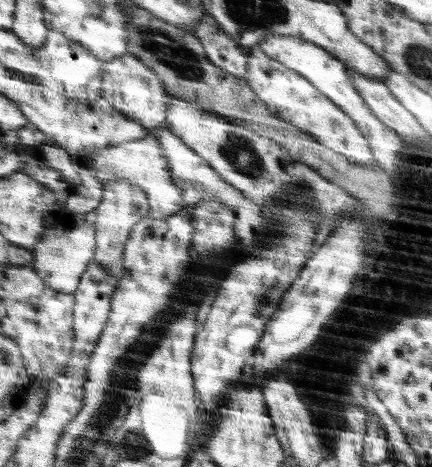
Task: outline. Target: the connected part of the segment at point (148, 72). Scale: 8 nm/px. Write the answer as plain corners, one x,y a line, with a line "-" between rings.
130,53
124,54
124,58
108,60
103,66
102,98
146,129
166,126
167,102
169,102
170,94
151,68
148,68
141,60
136,60
136,56

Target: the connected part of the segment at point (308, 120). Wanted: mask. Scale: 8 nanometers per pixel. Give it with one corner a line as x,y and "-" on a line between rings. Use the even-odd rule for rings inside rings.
259,44
254,45
254,62
250,62
250,68
254,68
254,74
244,78
248,86
256,92
256,96
270,106
272,112
280,112
282,120
304,130
305,133
312,134
320,144
334,152
343,154
349,161
370,165
376,163
370,143
354,119
348,115
341,107
336,106
332,99
323,93
315,84
308,82
307,78
298,74
291,67
284,66
284,63
273,59
261,49

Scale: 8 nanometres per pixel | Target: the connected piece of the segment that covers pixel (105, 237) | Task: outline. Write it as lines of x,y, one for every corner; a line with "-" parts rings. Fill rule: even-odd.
116,179
103,184
102,204
100,206
106,206
106,208
98,208
98,214
100,214
100,220
96,222
98,249
95,251
94,260
99,262
102,268
120,283
120,279
126,272
124,271
122,260
124,258
126,240
130,238
134,224
140,222
148,214
149,203
146,195
138,190
136,185
124,179

